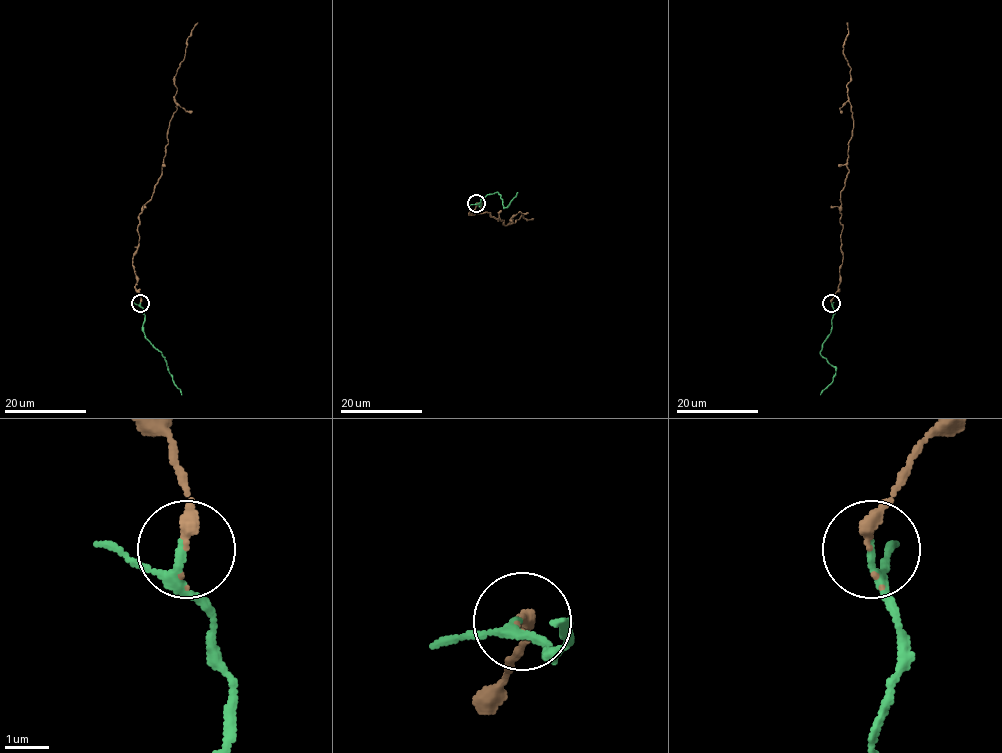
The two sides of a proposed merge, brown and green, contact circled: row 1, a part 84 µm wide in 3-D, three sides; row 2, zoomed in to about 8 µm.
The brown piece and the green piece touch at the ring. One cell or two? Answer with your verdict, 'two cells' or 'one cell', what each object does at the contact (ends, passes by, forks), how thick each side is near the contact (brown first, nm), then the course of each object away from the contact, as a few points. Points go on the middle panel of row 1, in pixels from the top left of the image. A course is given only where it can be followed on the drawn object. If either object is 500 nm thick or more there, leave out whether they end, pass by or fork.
one cell; brown ends; green passes by; calibres 280 and 160 nm; course brown (477, 203), (468, 214), (489, 212), (503, 220), (504, 225), (521, 215), (533, 219); course green (477, 203), (481, 204), (487, 195), (496, 192), (505, 207), (518, 192)

